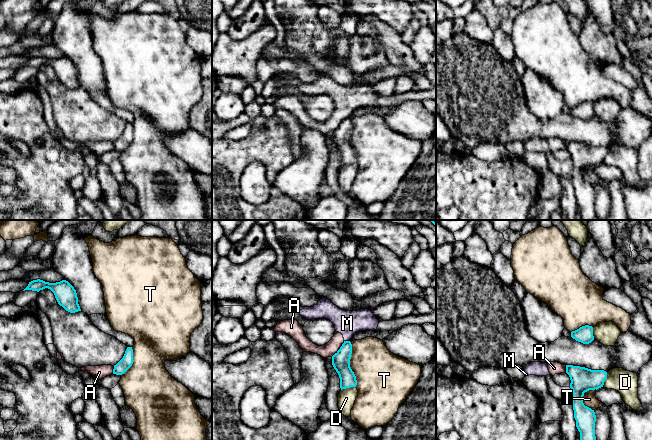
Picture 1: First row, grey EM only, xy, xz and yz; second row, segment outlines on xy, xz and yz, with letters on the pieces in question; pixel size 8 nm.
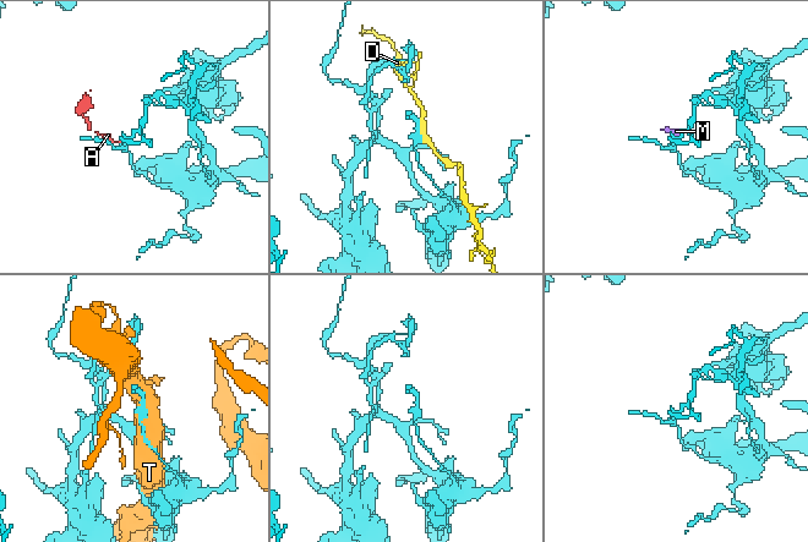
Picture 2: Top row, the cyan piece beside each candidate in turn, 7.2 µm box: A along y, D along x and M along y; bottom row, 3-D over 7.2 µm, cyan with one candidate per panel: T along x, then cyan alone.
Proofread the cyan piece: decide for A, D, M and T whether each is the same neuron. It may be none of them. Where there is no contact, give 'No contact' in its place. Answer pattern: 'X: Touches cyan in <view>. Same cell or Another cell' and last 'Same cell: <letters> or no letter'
A: Touches cyan in xz. Another cell
D: Touches cyan in xz. Another cell
M: Touches cyan in xz. Another cell
T: Touches cyan in xz. Another cell
Same cell: no letter

